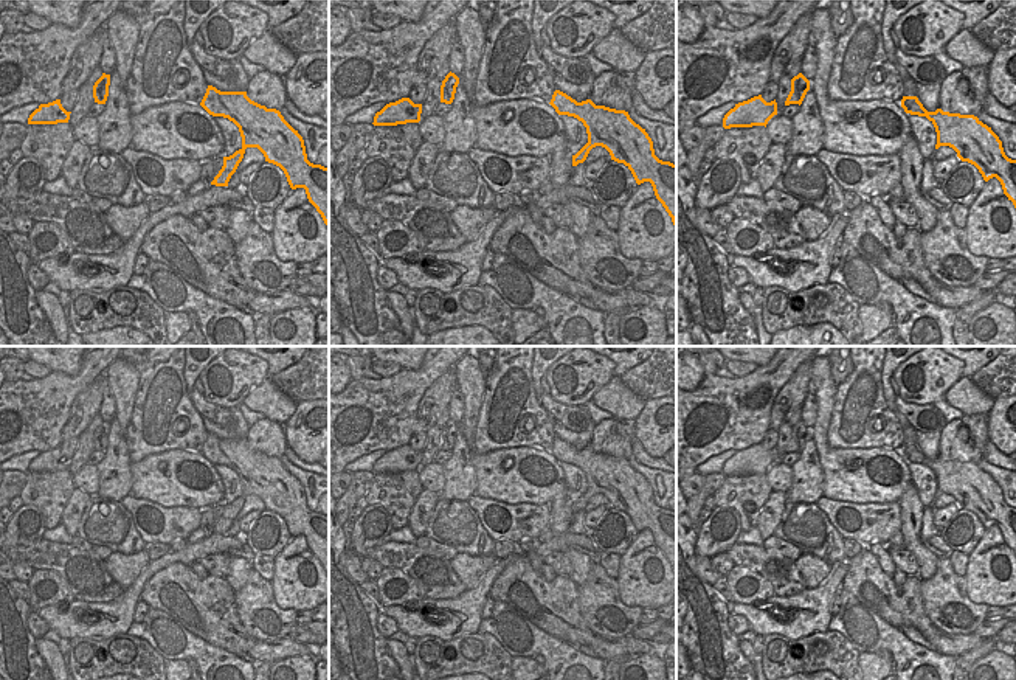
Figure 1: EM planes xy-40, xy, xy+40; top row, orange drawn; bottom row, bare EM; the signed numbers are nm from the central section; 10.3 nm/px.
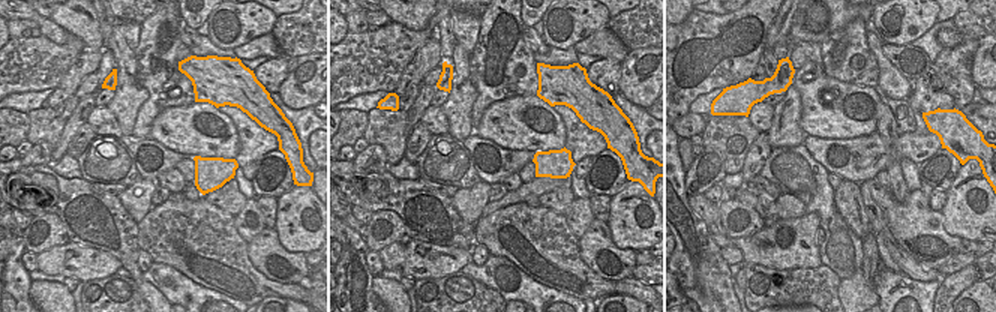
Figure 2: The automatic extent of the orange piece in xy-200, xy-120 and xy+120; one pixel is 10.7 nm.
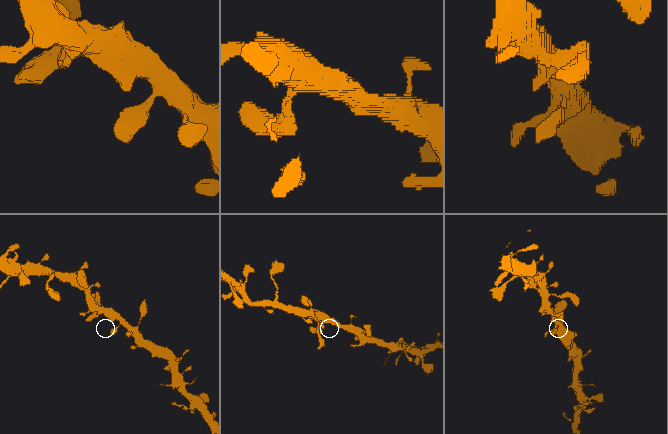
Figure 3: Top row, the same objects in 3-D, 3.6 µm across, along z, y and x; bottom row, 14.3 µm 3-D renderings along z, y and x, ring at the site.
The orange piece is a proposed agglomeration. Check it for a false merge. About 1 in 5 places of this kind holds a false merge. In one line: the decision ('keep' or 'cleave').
keep

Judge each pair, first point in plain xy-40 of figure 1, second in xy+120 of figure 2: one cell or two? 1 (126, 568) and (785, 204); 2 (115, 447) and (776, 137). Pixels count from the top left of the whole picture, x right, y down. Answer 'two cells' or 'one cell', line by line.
1: one cell
2: one cell

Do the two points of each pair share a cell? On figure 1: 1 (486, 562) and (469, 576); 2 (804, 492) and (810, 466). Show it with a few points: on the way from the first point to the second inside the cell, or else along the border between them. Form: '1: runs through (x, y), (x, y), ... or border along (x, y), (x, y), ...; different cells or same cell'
1: runs through (481, 564), (473, 572); same cell
2: runs through (807, 486), (807, 472); same cell

